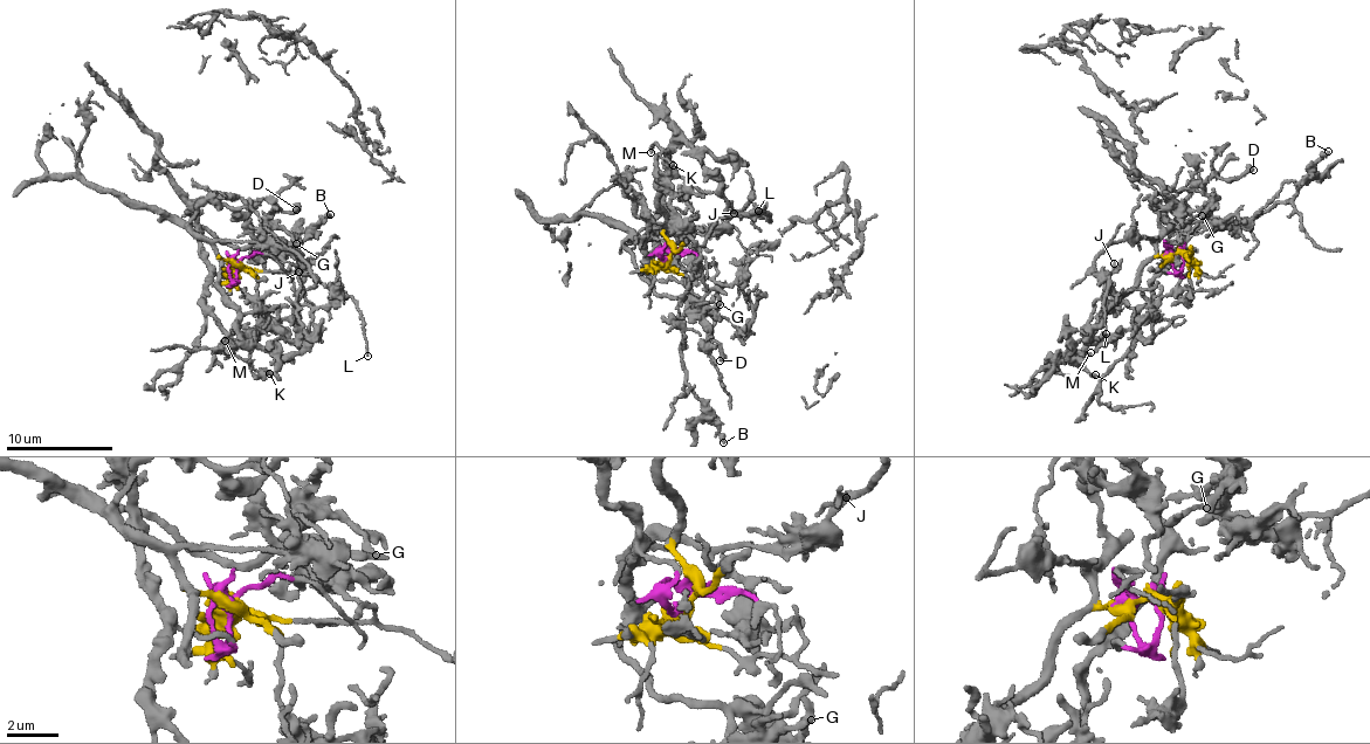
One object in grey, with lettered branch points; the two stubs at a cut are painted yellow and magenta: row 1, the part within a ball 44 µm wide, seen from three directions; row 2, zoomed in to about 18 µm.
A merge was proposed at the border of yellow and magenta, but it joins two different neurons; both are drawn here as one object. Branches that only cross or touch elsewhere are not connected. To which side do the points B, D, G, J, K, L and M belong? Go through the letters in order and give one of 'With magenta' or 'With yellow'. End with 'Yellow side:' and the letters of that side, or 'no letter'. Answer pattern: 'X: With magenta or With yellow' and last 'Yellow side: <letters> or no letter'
B: With yellow
D: With magenta
G: With yellow
J: With yellow
K: With yellow
L: With yellow
M: With yellow
Yellow side: B, G, J, K, L, M

